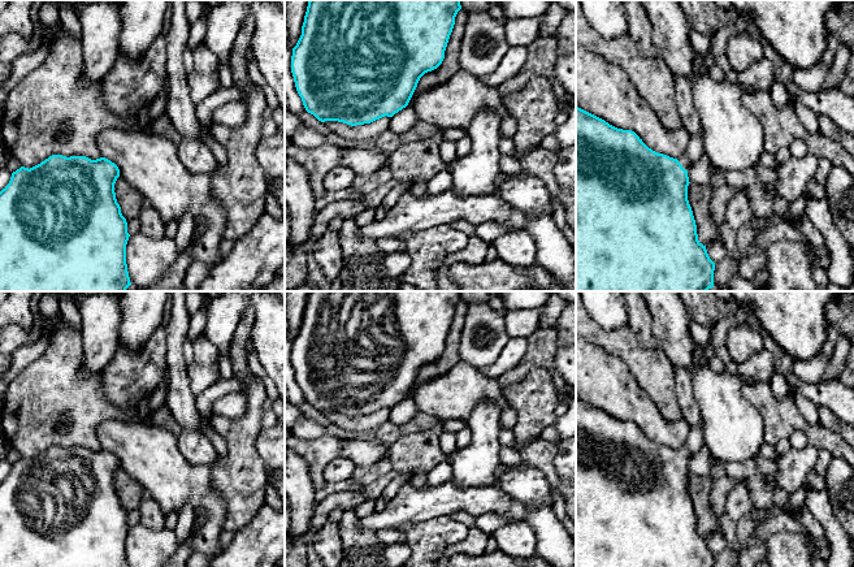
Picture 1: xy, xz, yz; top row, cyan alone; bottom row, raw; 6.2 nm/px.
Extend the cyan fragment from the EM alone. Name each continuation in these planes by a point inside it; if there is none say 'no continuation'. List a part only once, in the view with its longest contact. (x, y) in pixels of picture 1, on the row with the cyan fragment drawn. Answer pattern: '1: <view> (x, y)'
1: yz (694, 151)

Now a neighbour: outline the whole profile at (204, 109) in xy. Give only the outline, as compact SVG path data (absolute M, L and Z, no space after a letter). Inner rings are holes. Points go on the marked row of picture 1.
M234 85L231 87L218 86L218 88L213 94L208 95L199 104L196 104L199 124L211 127L211 125L213 124L213 112L218 107L230 101L244 101L244 99L246 94Z

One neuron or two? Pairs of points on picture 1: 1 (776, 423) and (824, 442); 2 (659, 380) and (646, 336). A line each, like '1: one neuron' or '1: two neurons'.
1: one neuron
2: two neurons

